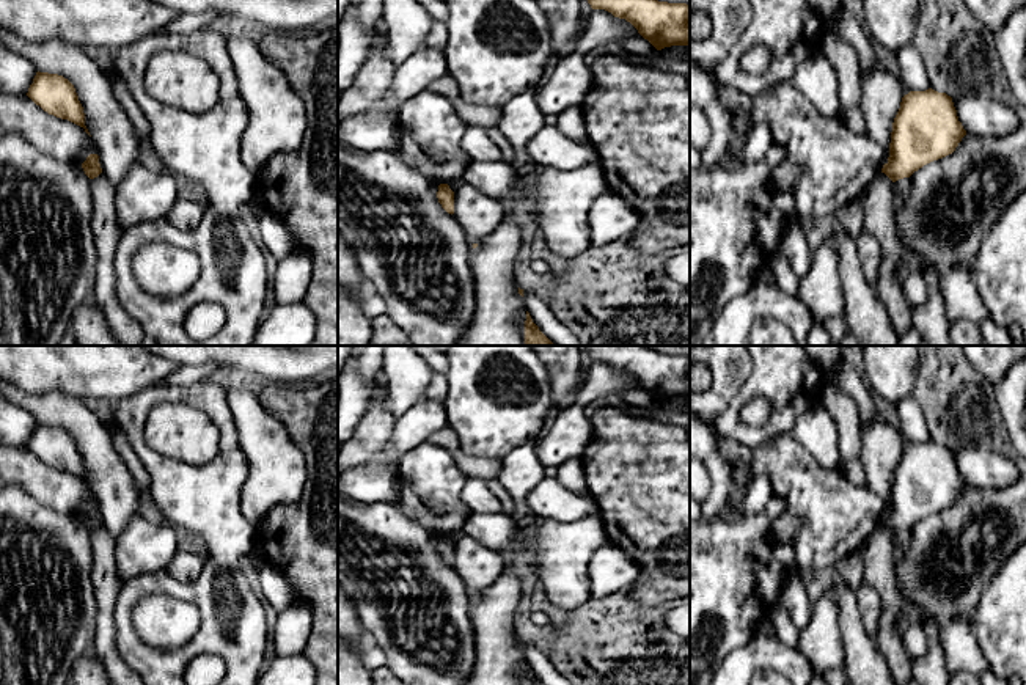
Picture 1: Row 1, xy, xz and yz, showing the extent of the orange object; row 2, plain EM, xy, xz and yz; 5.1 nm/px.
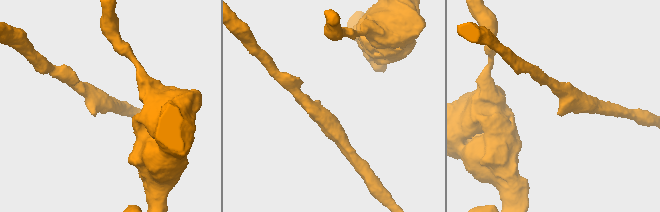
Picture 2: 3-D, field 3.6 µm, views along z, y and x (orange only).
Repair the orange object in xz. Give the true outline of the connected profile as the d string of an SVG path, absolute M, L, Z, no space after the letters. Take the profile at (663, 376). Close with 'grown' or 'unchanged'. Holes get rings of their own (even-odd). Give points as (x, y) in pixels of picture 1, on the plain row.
M581 346L592 361L605 361L630 374L657 402L690 396L690 357L658 353L646 346Z | unchanged

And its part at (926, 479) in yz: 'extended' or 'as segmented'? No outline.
as segmented

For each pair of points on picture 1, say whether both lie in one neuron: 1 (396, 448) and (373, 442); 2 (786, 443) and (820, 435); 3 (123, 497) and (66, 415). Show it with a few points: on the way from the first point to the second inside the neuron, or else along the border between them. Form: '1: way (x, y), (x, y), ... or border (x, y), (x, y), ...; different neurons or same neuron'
1: border (396, 418), (390, 443), (371, 459), (357, 465); different neurons
2: border (792, 434), (824, 467); different neurons
3: way (107, 476), (95, 443), (87, 435); same neuron

